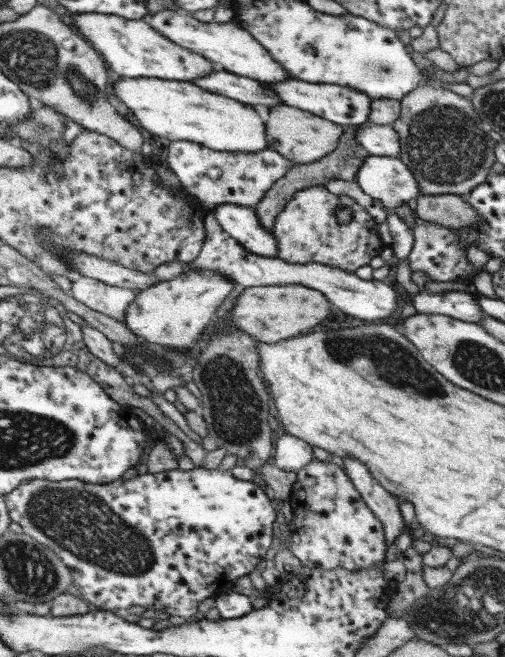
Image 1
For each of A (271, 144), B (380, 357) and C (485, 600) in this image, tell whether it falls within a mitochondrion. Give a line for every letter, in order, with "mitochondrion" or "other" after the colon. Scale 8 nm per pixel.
A: other
B: mitochondrion
C: mitochondrion

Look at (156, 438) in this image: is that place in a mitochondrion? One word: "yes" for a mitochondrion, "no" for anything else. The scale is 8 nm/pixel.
no

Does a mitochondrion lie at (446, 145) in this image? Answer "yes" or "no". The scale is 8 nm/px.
yes

